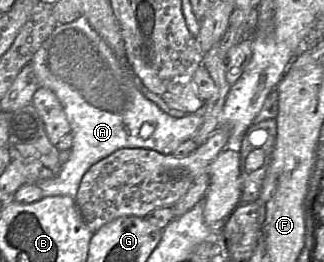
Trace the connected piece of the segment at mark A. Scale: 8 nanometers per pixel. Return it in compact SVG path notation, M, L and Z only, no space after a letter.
M83 16L57 25L29 65L40 87L50 89L62 104L72 135L71 154L59 174L36 183L44 197L67 196L75 199L89 168L120 149L144 148L173 155L181 143L192 139L202 124L205 105L195 113L174 118L147 99L132 83L129 72L124 70L112 49Z

